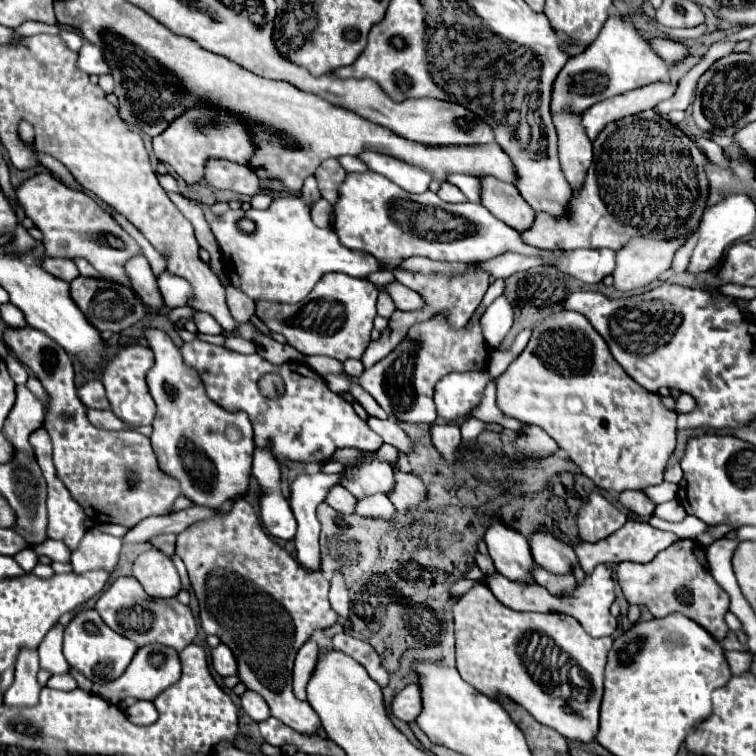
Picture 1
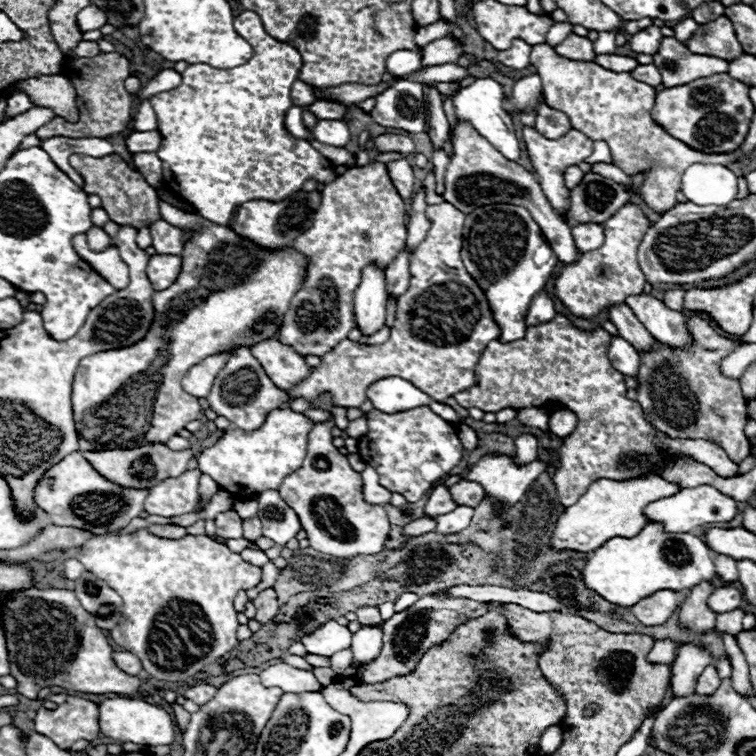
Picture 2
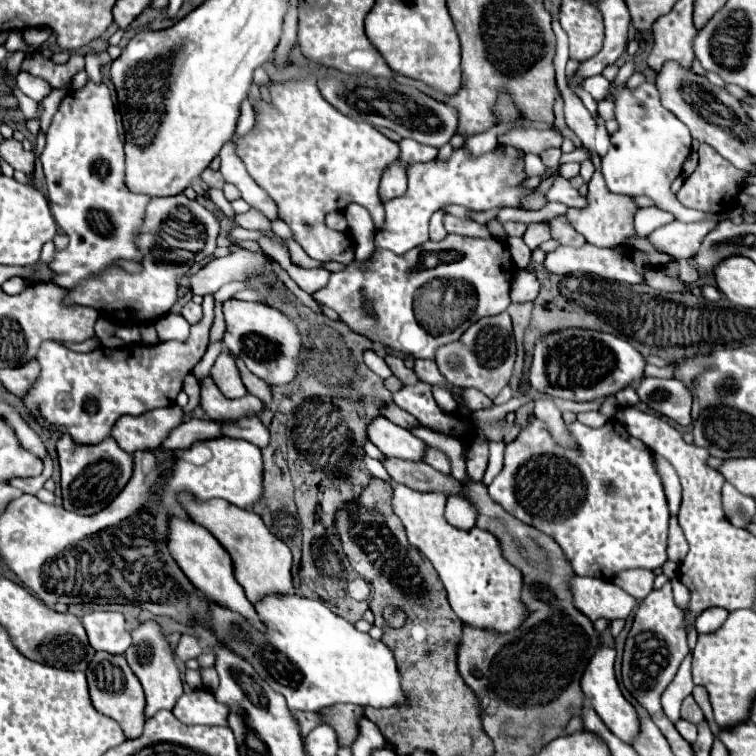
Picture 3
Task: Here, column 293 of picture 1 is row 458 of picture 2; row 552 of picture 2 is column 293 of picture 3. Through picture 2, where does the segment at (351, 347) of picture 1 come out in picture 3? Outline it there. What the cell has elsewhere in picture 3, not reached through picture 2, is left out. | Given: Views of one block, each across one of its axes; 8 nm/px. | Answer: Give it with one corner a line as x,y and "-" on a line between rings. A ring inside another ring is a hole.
240,300
224,302
224,318
226,318
224,344
234,356
246,362
252,374
256,374
270,386
288,384
296,376
300,334
290,318
286,318
282,312
262,302
240,302

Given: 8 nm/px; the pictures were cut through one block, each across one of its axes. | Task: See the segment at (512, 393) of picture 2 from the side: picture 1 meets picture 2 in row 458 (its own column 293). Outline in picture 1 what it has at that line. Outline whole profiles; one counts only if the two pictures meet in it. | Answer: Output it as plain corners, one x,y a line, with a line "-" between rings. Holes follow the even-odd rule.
236,500
224,514
216,514
214,520
200,520
178,534
176,554
186,564
194,594
200,606
200,624
206,634
214,634
226,644
236,662
238,676
248,690
258,692
274,718
290,726
292,730
314,736
320,732
320,718
308,702
300,702
292,692
292,664
296,650
318,628
328,628
340,620
328,602
328,578
318,570
306,570
284,548
262,530
254,508
246,500

